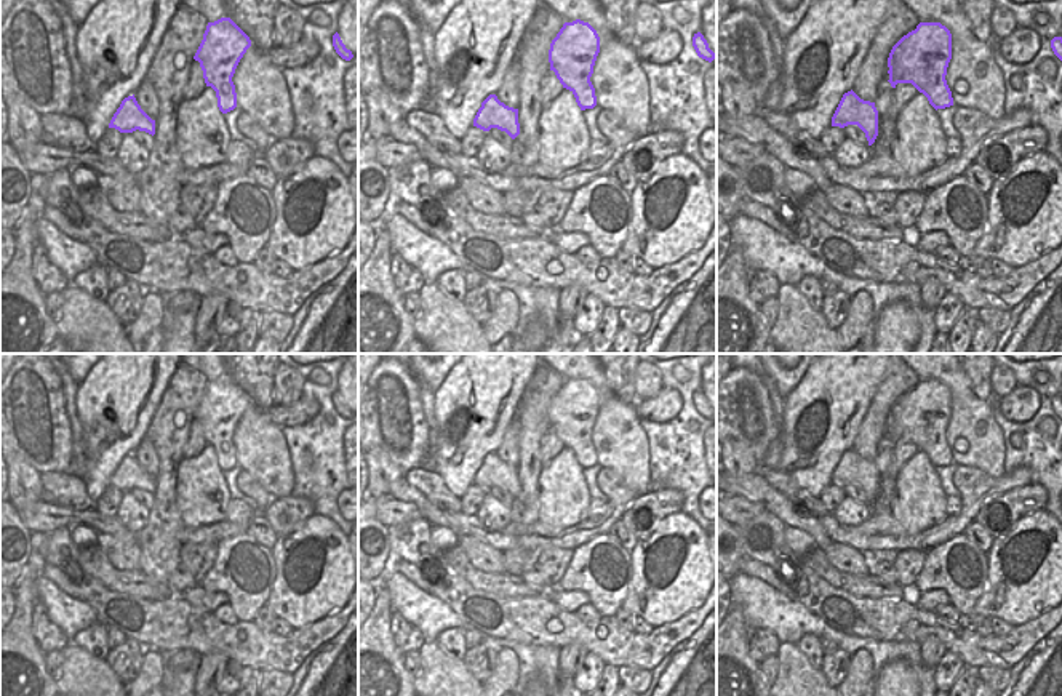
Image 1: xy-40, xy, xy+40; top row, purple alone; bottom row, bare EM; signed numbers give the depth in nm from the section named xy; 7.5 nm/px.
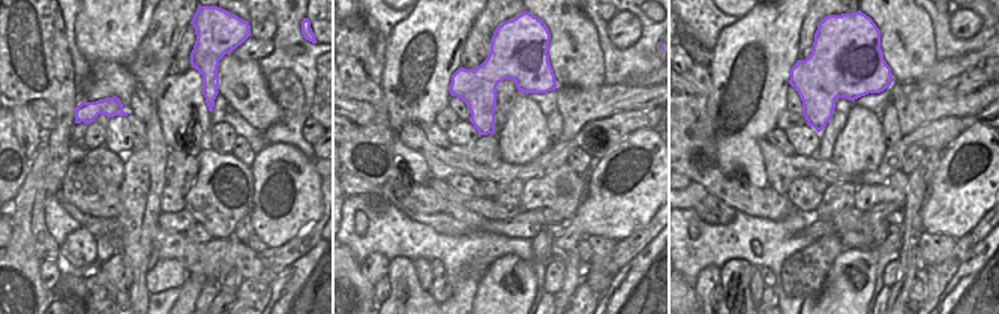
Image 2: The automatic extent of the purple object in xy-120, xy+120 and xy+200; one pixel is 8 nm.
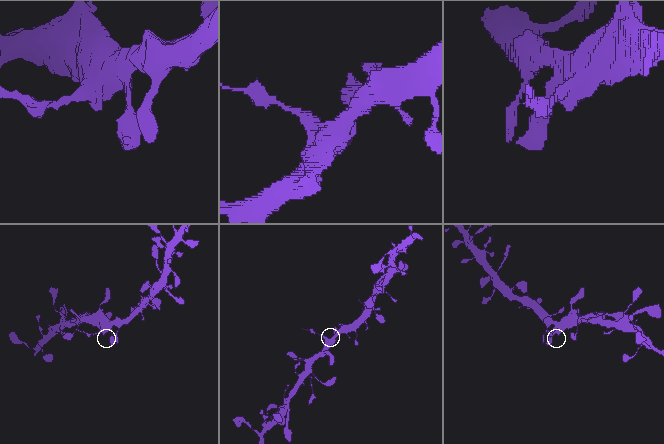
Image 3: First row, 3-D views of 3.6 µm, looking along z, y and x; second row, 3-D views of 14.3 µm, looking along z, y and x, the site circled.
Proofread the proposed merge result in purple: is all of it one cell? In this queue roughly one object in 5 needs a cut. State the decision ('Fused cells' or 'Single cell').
Fused cells.

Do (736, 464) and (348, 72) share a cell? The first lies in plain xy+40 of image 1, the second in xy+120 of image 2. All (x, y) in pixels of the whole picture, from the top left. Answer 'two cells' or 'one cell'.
one cell

